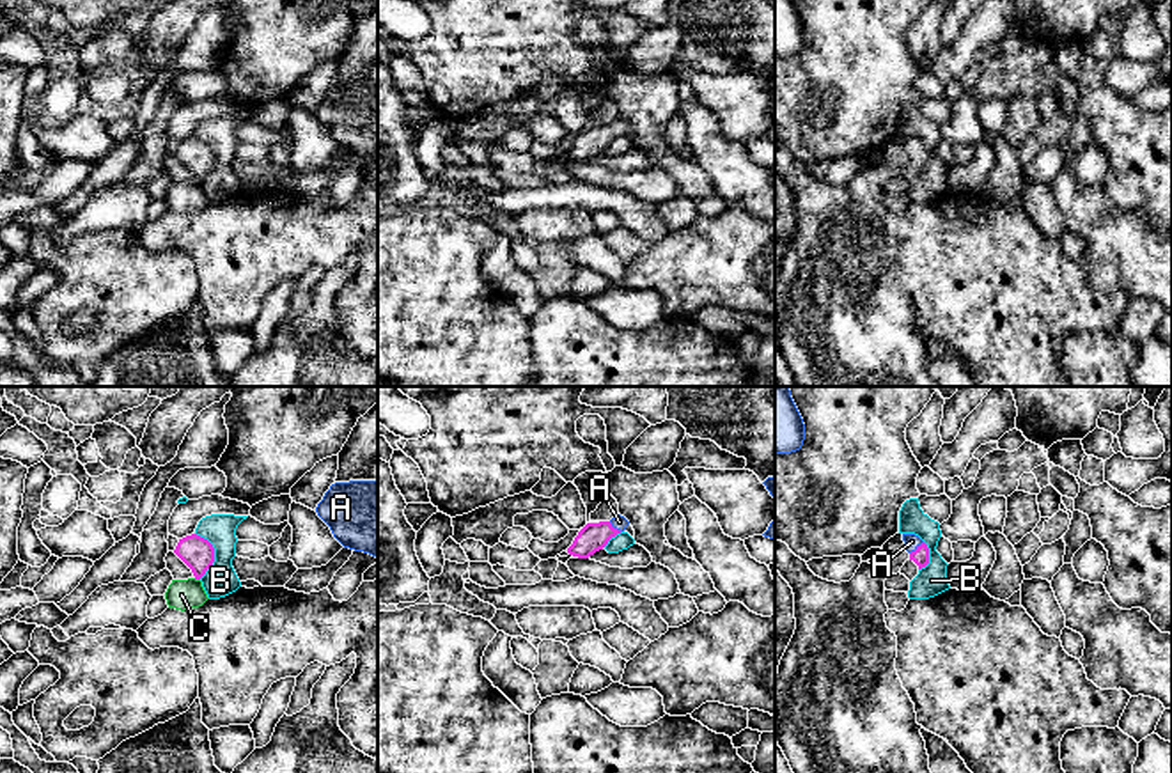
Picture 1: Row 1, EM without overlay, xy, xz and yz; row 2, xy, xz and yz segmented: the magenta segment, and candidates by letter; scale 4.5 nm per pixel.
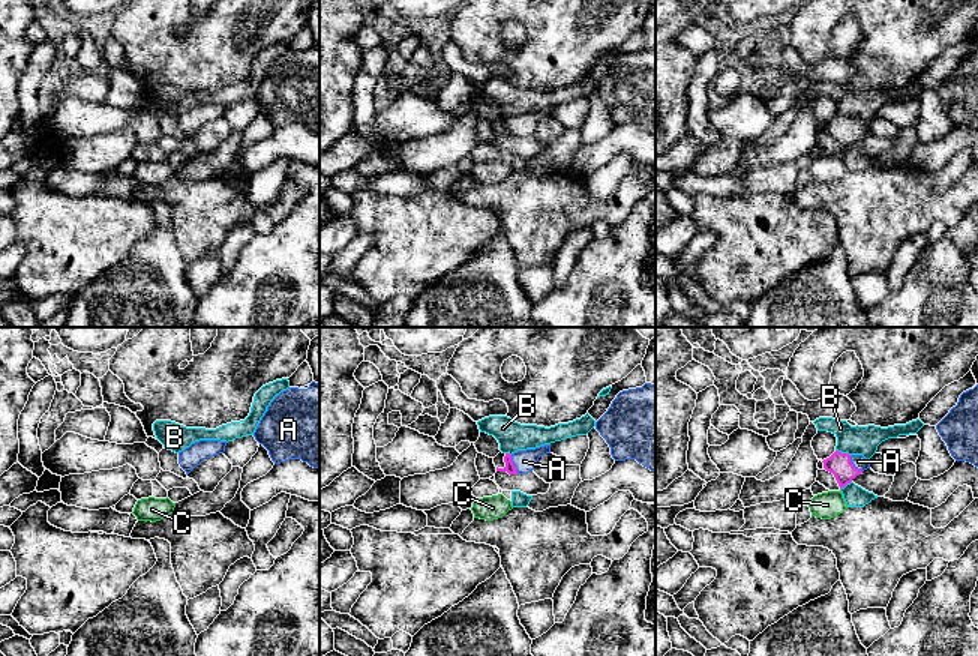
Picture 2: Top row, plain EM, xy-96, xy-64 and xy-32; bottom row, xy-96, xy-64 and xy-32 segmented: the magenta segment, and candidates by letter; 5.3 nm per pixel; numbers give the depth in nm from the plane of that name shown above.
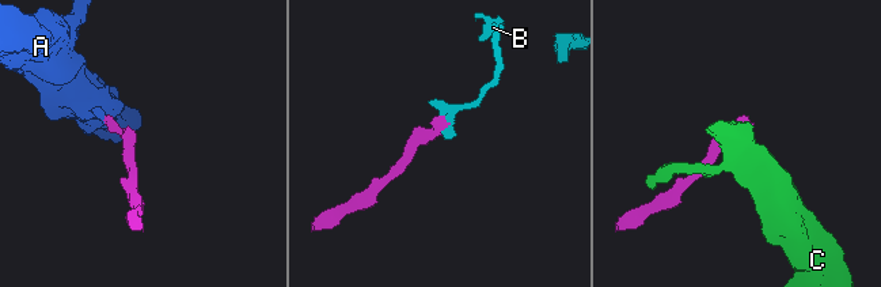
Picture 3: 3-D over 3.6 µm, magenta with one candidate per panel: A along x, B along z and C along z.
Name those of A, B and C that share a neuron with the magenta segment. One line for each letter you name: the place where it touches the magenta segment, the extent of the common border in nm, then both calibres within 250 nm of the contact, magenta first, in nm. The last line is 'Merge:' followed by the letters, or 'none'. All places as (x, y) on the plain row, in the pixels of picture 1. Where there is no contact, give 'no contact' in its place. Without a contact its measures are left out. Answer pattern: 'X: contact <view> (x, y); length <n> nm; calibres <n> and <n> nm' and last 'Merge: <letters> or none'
A: contact yz (917, 151); length 90 nm; calibres 80 and 70 nm
Merge: A

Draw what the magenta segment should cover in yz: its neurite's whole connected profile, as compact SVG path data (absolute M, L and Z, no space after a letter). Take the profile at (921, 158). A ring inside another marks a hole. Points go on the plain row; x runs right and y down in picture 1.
M902 137L904 151L910 156L910 163L913 163L918 172L929 167L929 151L927 147L915 137Z

